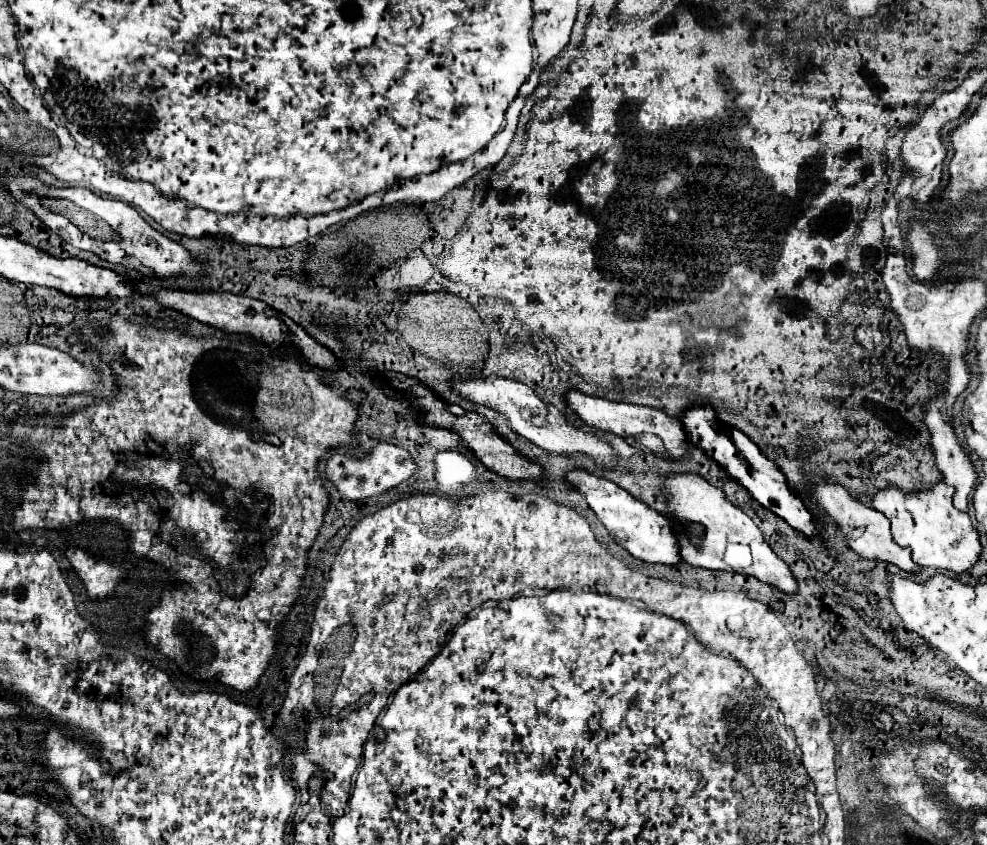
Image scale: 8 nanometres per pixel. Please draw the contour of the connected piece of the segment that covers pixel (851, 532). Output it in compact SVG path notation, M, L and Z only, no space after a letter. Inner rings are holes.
M816 483L812 489L810 489L812 497L818 501L818 509L812 509L814 513L826 513L830 515L830 519L840 527L842 535L846 537L846 541L850 543L850 547L864 559L874 559L874 561L884 561L884 563L892 563L896 565L898 569L906 571L906 573L920 573L920 565L916 565L912 559L910 559L910 553L908 549L902 549L898 547L894 541L892 541L892 535L890 535L890 521L876 509L872 507L866 507L862 505L858 499L854 499L842 485L834 485L834 483Z

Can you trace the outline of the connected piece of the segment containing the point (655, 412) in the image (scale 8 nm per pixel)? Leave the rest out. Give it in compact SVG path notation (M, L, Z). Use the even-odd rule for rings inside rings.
M568 391L566 393L566 401L568 405L572 407L572 411L584 421L588 423L590 427L596 427L596 429L602 429L602 431L610 431L614 435L620 435L622 439L628 441L628 445L636 447L636 449L642 449L642 451L650 451L644 443L642 443L642 437L644 435L656 435L660 437L662 445L668 449L670 455L674 455L676 459L684 457L690 449L692 449L692 443L688 443L686 439L686 433L684 433L684 425L680 419L674 419L674 417L668 417L664 411L660 409L654 409L654 407L642 407L642 405L632 405L632 403L620 403L620 401L608 401L608 399L600 399L600 397L590 397L590 395L584 395L580 391Z

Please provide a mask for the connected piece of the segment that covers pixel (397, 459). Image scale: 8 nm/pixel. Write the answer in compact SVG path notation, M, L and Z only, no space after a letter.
M378 443L372 451L372 455L358 459L334 453L326 463L326 475L334 483L334 487L346 497L346 499L366 499L384 491L390 491L398 487L402 481L408 481L416 473L416 463L412 455L396 445L390 443Z

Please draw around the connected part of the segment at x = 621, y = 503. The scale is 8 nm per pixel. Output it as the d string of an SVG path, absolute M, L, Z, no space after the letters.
M582 469L570 471L568 483L574 483L578 491L586 495L590 509L598 515L598 519L604 523L608 533L618 541L618 545L622 545L630 555L634 555L640 561L656 563L656 565L682 565L684 563L680 557L680 543L676 537L674 523L666 515L660 515L658 511L650 509L642 501L634 499L630 493L626 493L612 481L600 479Z

